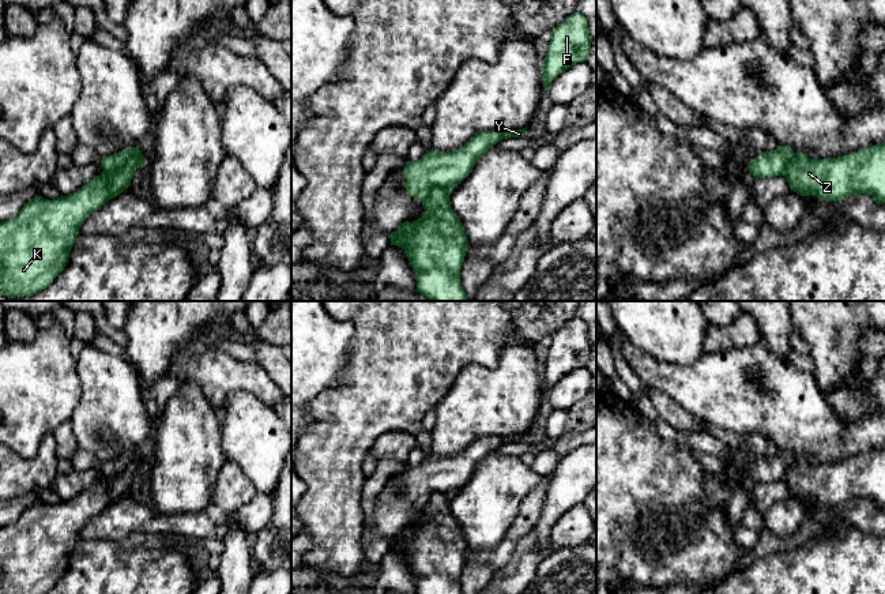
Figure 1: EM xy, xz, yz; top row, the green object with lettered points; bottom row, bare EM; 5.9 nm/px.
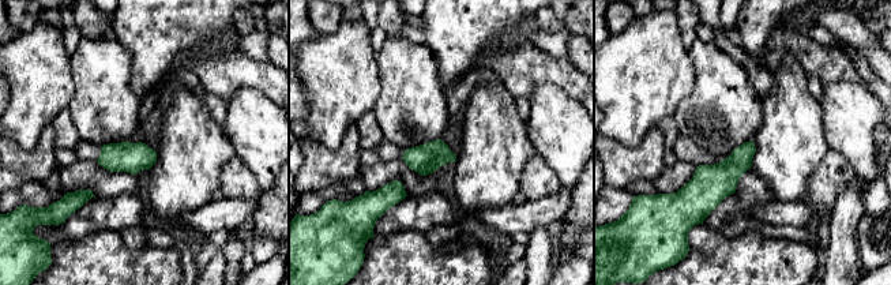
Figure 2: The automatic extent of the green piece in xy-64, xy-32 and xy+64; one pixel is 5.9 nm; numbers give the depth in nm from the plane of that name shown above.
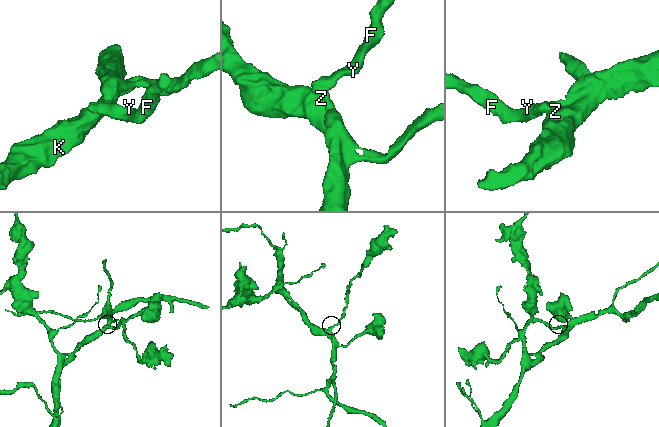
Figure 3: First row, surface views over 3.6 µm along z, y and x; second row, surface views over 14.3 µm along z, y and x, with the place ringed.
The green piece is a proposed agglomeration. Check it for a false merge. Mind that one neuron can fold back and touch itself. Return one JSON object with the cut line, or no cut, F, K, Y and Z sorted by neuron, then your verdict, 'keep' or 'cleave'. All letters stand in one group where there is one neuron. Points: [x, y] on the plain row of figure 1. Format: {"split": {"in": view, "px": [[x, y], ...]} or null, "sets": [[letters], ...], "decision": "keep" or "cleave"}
{"split": {"in": "xy", "px": [[143, 465], [132, 461], [116, 476], [104, 476]]}, "sets": [["F", "Y"], ["K", "Z"]], "decision": "cleave"}

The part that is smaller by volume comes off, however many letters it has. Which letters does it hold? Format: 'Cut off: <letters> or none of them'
Cut off: F, Y

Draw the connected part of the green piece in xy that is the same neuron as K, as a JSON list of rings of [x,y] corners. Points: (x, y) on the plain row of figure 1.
[[[132,460],[114,478],[102,477],[76,497],[53,505],[35,501],[27,507],[16,522],[0,527],[0,594],[45,594],[68,568],[84,525],[105,511],[110,504],[131,492],[138,473],[143,470],[139,460]]]

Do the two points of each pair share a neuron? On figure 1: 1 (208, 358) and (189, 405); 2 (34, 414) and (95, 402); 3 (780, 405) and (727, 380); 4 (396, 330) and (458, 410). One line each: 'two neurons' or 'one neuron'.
1: two neurons
2: two neurons
3: one neuron
4: two neurons

